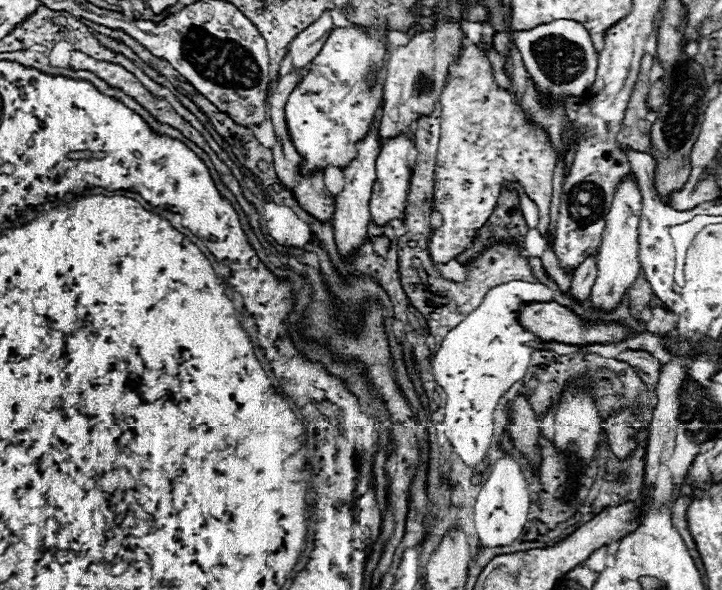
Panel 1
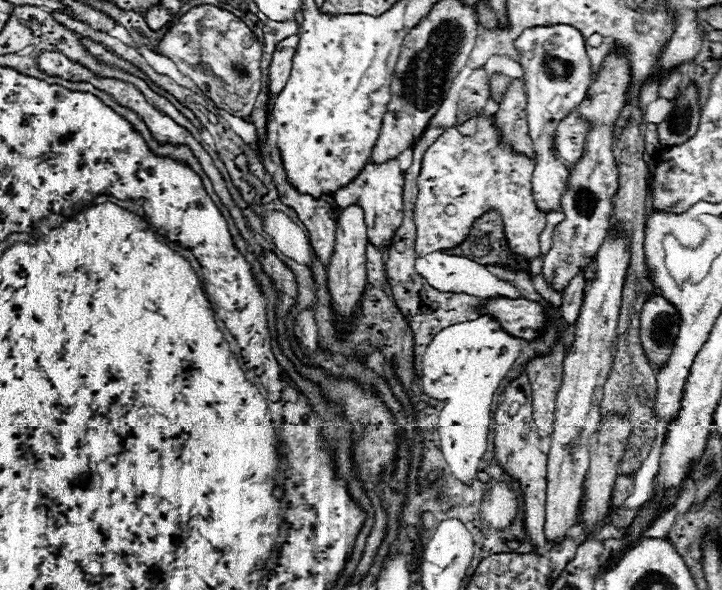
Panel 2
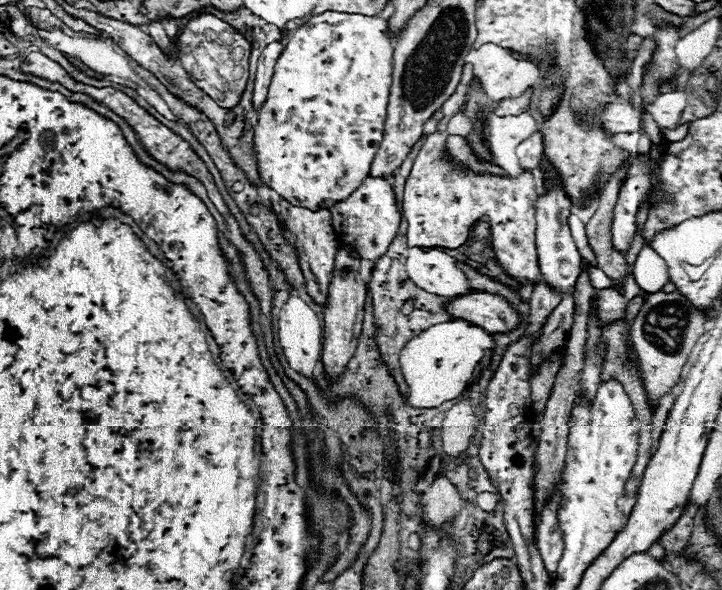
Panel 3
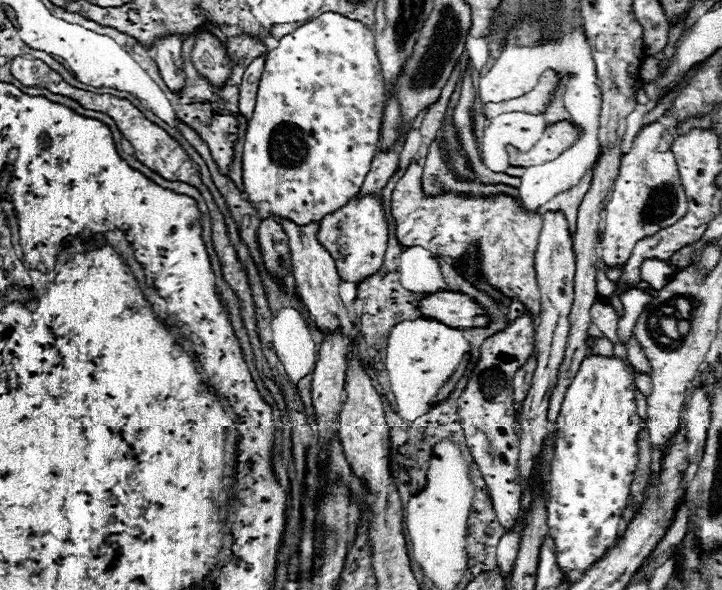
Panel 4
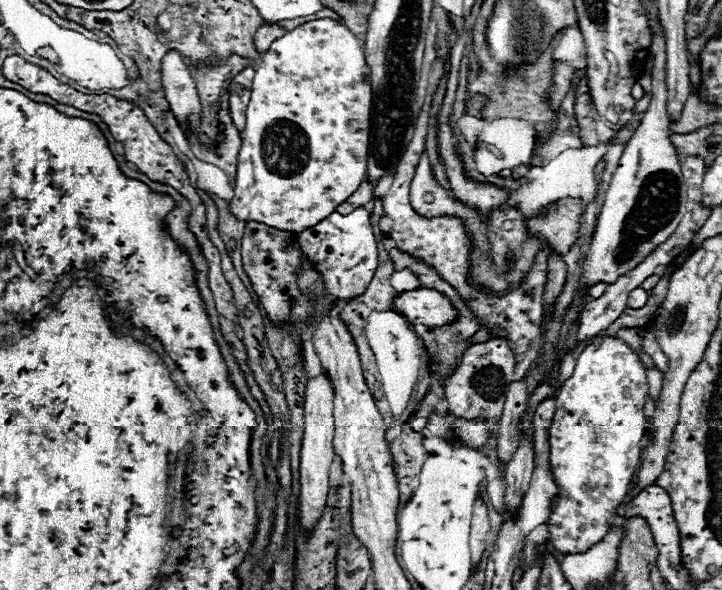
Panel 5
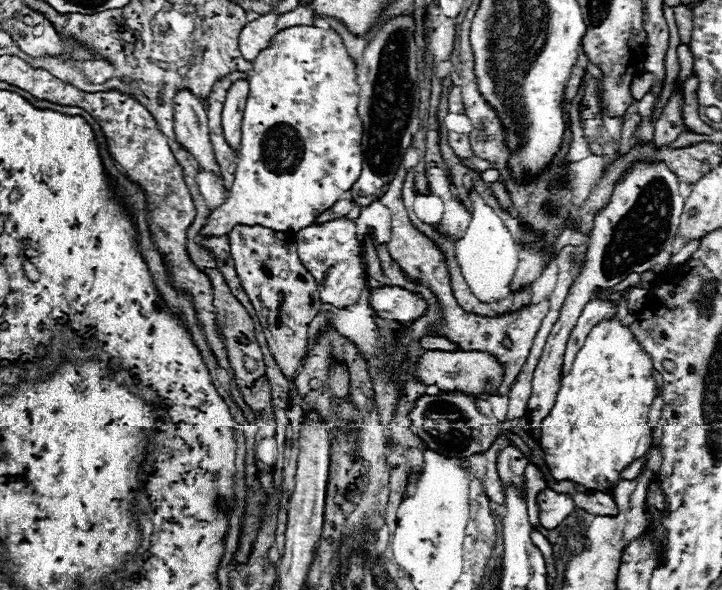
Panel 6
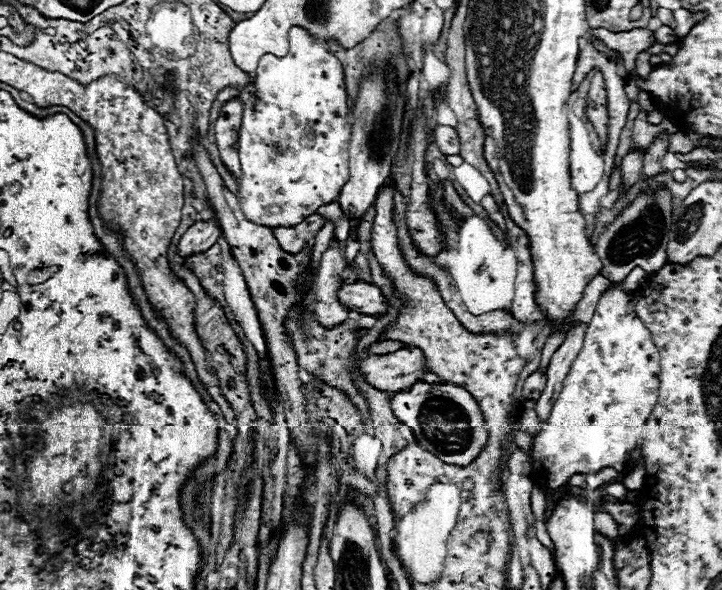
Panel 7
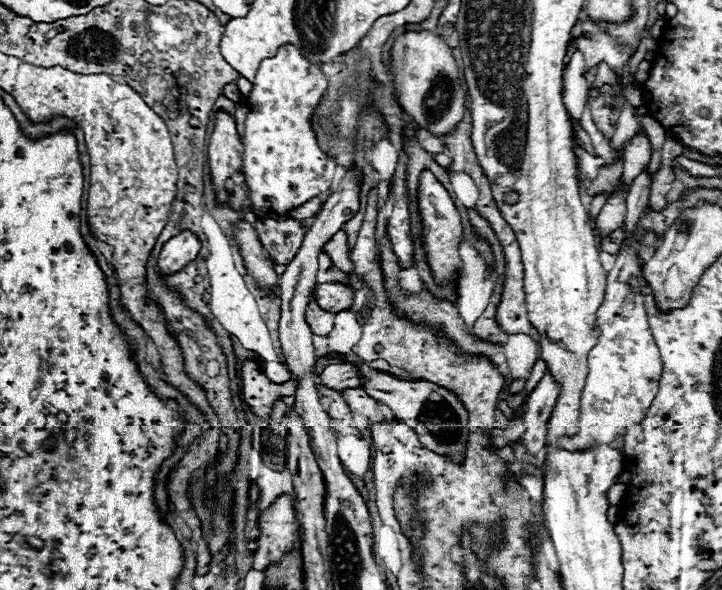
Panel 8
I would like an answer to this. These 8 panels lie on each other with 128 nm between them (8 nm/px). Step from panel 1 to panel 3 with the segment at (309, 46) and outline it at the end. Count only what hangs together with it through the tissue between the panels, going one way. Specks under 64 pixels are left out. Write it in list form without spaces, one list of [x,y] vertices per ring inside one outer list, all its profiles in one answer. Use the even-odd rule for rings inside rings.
[[[272,42],[262,52],[262,56],[258,60],[256,78],[254,78],[254,106],[260,106],[266,100],[266,94],[268,94],[268,88],[270,88],[270,82],[274,76],[274,66],[276,66],[282,50],[284,50],[282,42]]]

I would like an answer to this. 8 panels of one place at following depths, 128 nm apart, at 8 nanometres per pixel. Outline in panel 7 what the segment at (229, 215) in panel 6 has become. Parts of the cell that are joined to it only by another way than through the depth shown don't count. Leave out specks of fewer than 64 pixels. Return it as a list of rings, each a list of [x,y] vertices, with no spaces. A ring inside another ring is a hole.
[[[292,26],[288,30],[290,50],[286,56],[278,58],[274,54],[264,54],[258,60],[258,68],[252,76],[250,86],[246,86],[242,96],[244,116],[240,124],[238,154],[242,164],[242,178],[238,180],[238,204],[244,216],[260,226],[296,226],[324,204],[338,198],[342,186],[348,182],[348,148],[352,138],[352,124],[346,104],[346,82],[344,68],[340,60],[324,48],[324,42],[310,36],[306,28]],[[216,220],[196,222],[186,230],[182,240],[178,242],[178,252],[182,256],[204,252],[220,238],[220,234],[222,234],[222,230],[220,230],[220,224]]]

